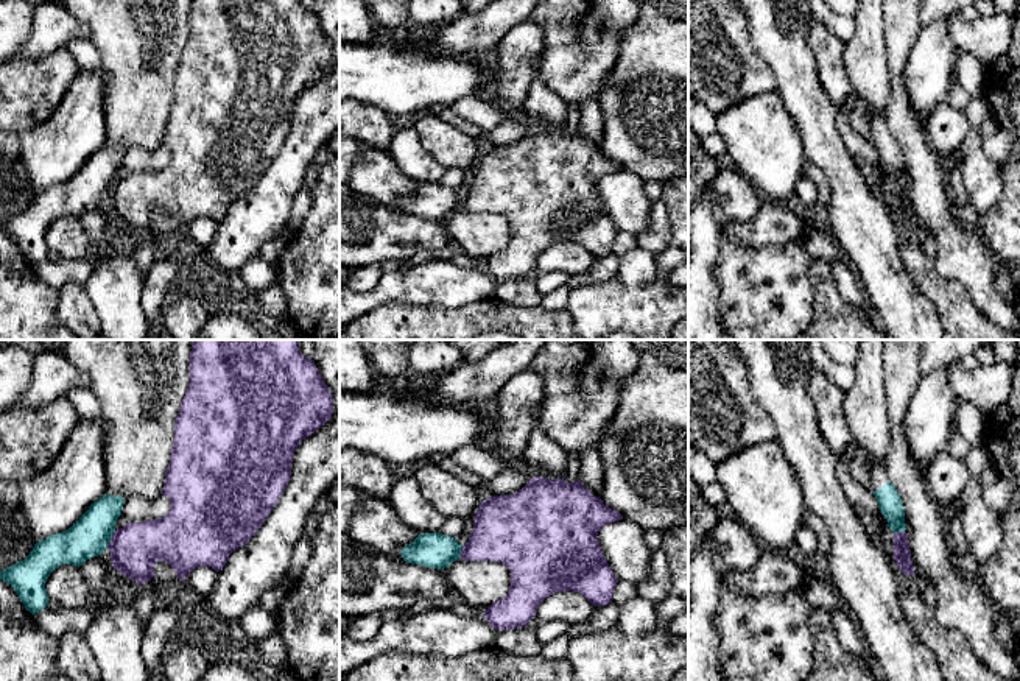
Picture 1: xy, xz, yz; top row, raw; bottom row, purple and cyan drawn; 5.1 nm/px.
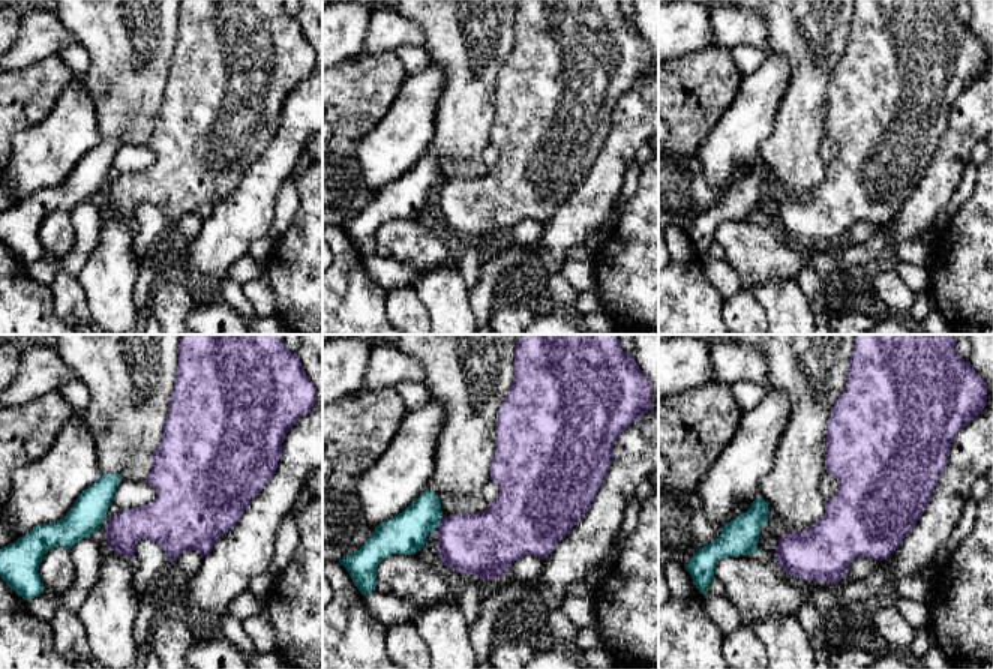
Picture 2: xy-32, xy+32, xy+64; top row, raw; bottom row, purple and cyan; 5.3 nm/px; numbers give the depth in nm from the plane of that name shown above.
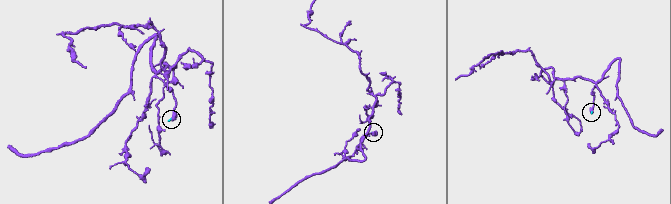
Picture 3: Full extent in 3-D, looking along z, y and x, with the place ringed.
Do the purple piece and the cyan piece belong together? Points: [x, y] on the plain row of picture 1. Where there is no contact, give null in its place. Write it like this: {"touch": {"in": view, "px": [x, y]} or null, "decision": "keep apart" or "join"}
{"touch": {"in": "xy", "px": [111, 190]}, "decision": "keep apart"}

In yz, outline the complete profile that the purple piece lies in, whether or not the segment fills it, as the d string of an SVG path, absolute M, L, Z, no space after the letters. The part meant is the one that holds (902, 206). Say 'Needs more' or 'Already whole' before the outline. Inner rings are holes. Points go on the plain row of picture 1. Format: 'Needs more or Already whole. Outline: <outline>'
Already whole. Outline: M899 182L894 185L894 213L899 217L903 226L914 226L906 182Z

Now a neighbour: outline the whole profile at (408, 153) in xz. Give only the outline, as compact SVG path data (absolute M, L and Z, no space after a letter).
M414 128L396 129L388 151L408 179L420 184L438 184L445 171L422 145Z

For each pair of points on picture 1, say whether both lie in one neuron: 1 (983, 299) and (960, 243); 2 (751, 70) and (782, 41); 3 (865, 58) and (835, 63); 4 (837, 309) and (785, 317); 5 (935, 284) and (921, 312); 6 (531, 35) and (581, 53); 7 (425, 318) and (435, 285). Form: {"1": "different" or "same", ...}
{"1": "same", "2": "different", "3": "different", "4": "different", "5": "different", "6": "different", "7": "different"}

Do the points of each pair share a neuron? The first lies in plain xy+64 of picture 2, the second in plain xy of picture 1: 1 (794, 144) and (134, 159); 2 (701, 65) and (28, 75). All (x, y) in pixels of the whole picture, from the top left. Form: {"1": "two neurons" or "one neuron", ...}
{"1": "two neurons", "2": "one neuron"}

